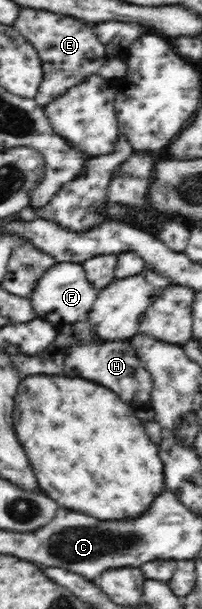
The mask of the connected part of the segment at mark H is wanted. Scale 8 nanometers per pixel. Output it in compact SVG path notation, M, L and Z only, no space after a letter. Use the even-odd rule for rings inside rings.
M96 342L96 344L74 344L66 350L64 375L102 382L102 386L113 390L130 408L141 422L155 421L152 407L153 380L142 366L132 344L128 342Z

